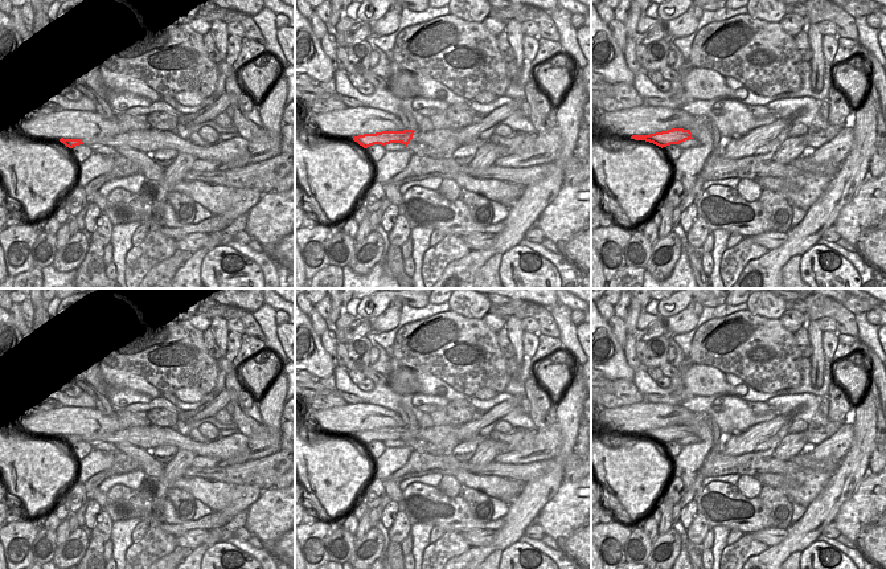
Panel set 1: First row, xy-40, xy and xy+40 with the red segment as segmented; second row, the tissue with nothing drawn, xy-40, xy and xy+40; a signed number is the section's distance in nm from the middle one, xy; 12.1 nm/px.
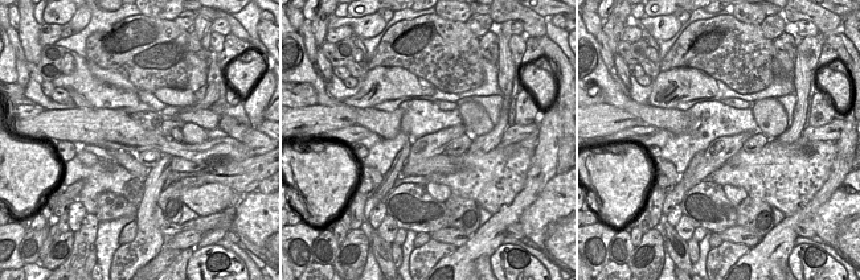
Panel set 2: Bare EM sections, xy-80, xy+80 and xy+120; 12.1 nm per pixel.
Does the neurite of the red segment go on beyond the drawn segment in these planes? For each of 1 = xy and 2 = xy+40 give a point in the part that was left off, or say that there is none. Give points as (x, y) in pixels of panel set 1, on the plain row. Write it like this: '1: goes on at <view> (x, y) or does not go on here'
1: does not go on here
2: does not go on here

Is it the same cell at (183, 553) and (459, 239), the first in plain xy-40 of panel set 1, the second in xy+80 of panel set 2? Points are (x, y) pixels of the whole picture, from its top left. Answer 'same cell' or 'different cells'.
different cells

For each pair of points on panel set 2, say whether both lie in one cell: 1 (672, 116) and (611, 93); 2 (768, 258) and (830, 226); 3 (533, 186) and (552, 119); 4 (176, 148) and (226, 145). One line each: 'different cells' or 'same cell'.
1: same cell
2: different cells
3: same cell
4: same cell

